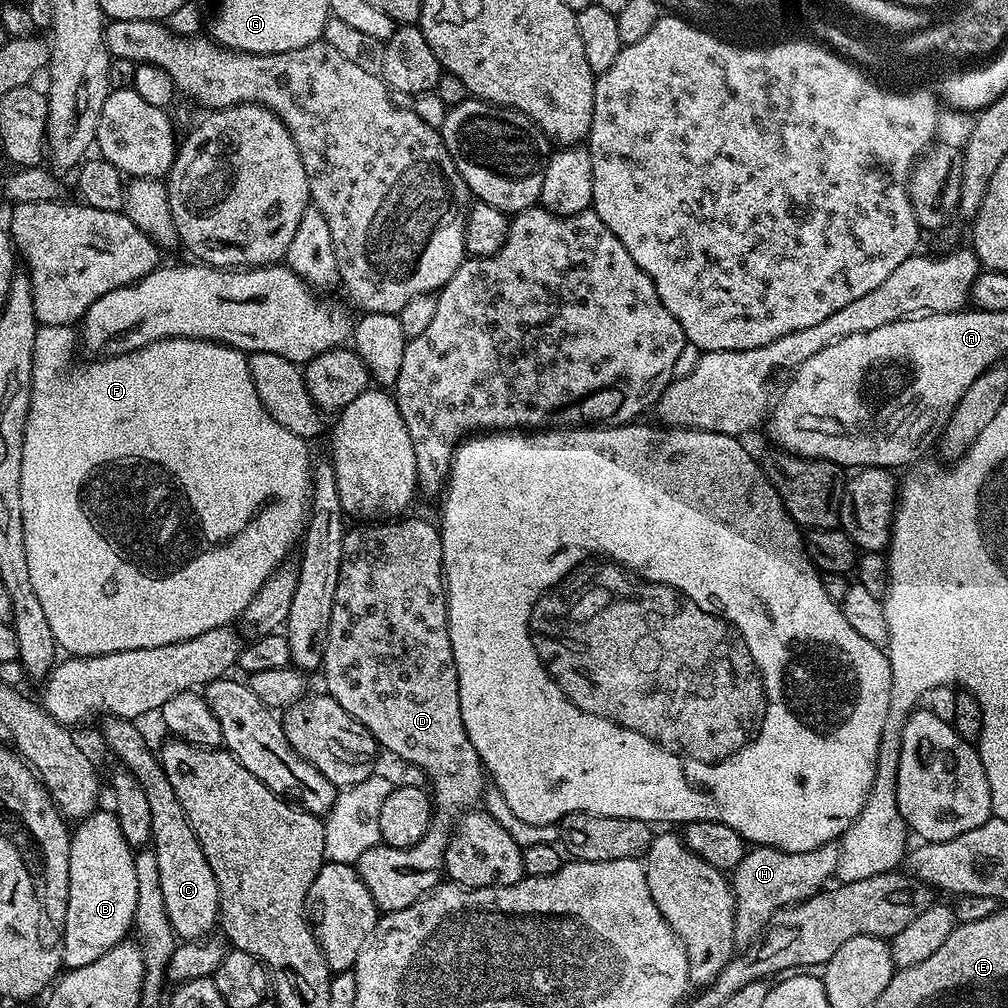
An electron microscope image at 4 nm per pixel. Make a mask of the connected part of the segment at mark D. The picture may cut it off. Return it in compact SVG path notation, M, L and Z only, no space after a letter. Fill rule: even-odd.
M404 519L372 522L369 528L349 527L344 533L338 590L324 647L325 689L346 714L370 730L381 749L389 748L398 759L432 775L431 791L437 805L461 804L461 809L468 810L481 803L486 773L462 722L458 674L448 629L440 530L433 521Z

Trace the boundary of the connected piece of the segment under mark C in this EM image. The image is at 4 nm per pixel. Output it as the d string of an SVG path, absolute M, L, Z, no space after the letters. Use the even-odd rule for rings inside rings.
M109 717L105 721L102 732L109 750L134 774L134 778L138 778L150 802L151 847L158 858L158 879L162 882L162 899L166 902L170 926L181 941L207 937L221 917L220 891L214 870L210 870L210 862L206 862L206 854L202 854L202 846L198 846L198 838L186 818L186 810L182 810L182 802L178 802L170 778L166 778L157 753L148 749L138 724L120 717Z

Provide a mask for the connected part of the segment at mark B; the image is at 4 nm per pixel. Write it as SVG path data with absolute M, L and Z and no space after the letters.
M97 810L84 817L71 829L70 882L68 883L68 905L64 919L64 962L63 967L81 968L90 966L102 954L109 952L125 939L134 928L136 903L138 902L138 874L134 849L126 842L118 826L115 811Z

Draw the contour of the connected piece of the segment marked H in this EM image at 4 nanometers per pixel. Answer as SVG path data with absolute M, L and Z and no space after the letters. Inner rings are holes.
M839 843L823 844L805 852L784 852L780 848L752 846L745 851L742 862L730 873L733 898L734 934L737 945L747 946L759 941L763 931L776 919L777 912L801 900L809 900L829 883L842 851Z

